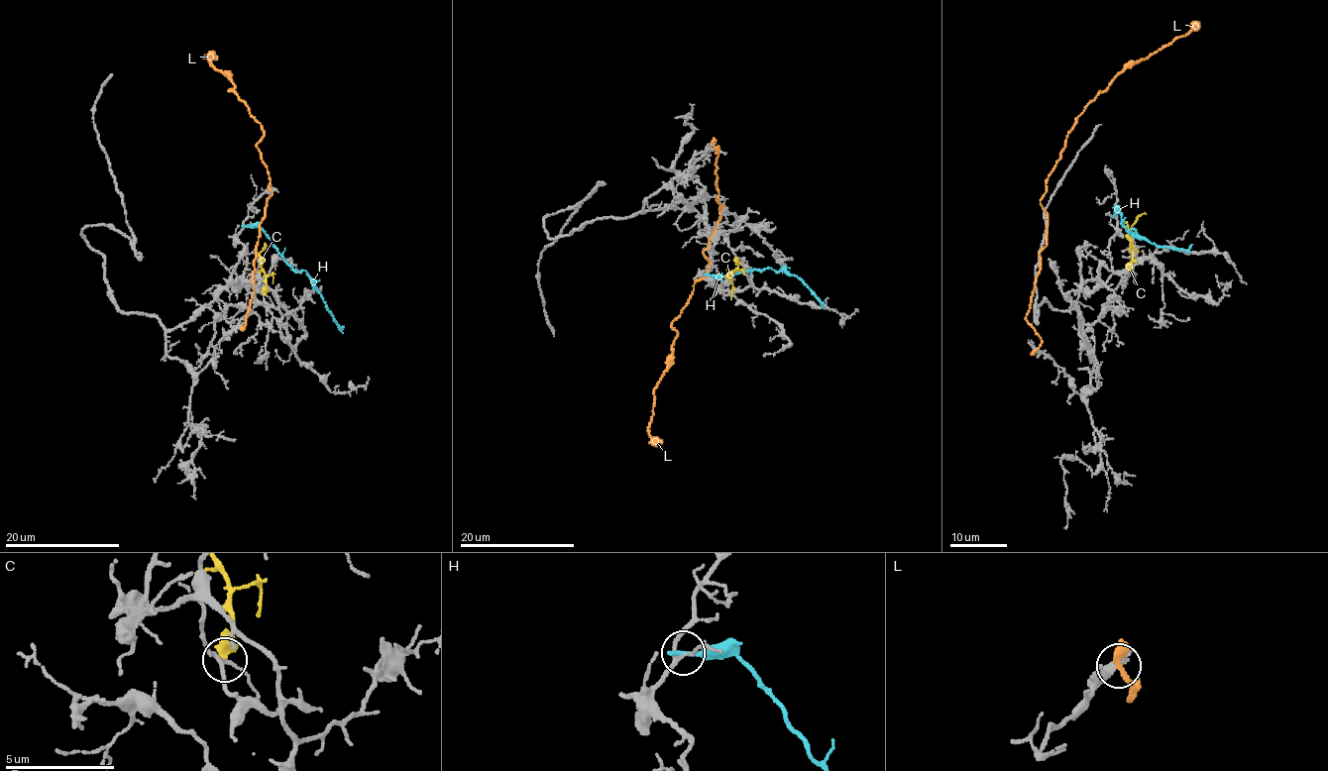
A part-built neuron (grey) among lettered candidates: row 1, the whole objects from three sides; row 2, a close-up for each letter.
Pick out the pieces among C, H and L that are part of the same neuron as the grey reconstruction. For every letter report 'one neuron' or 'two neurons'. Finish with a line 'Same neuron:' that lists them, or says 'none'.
C: one neuron
H: two neurons
L: two neurons
Same neuron: C

